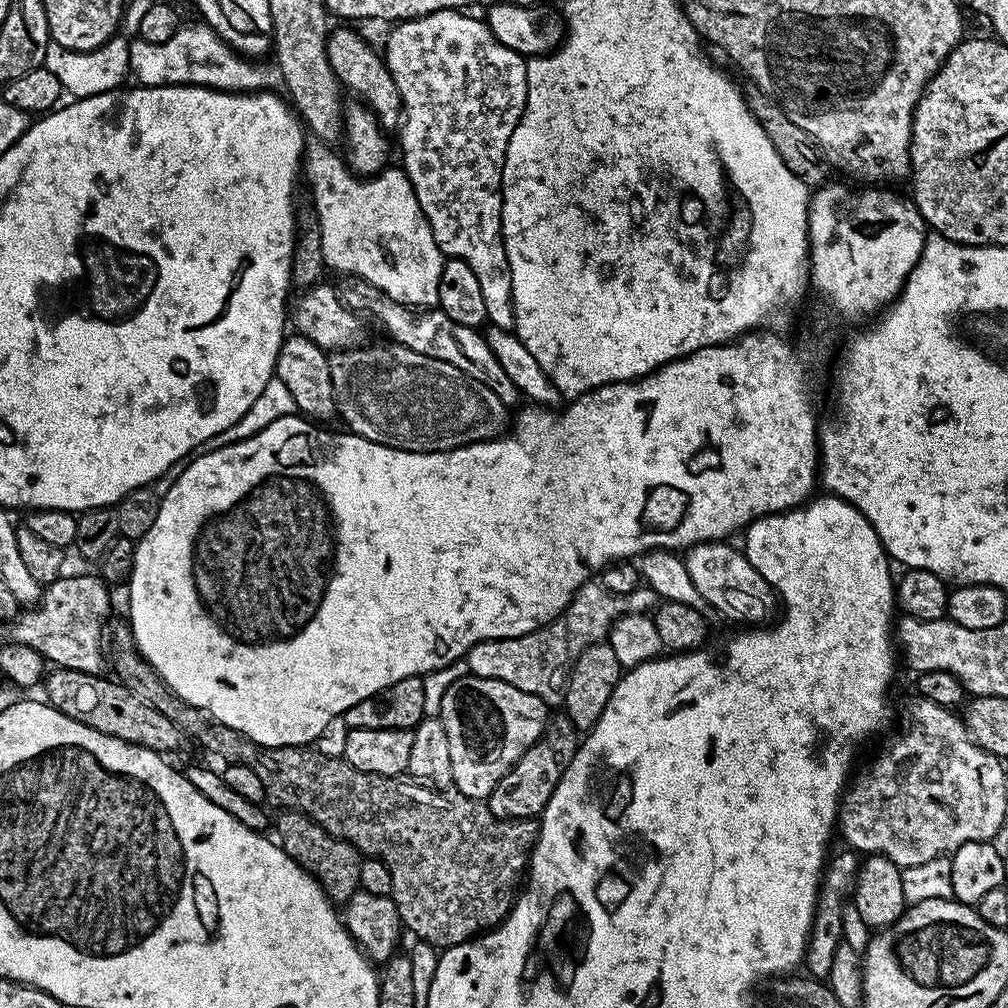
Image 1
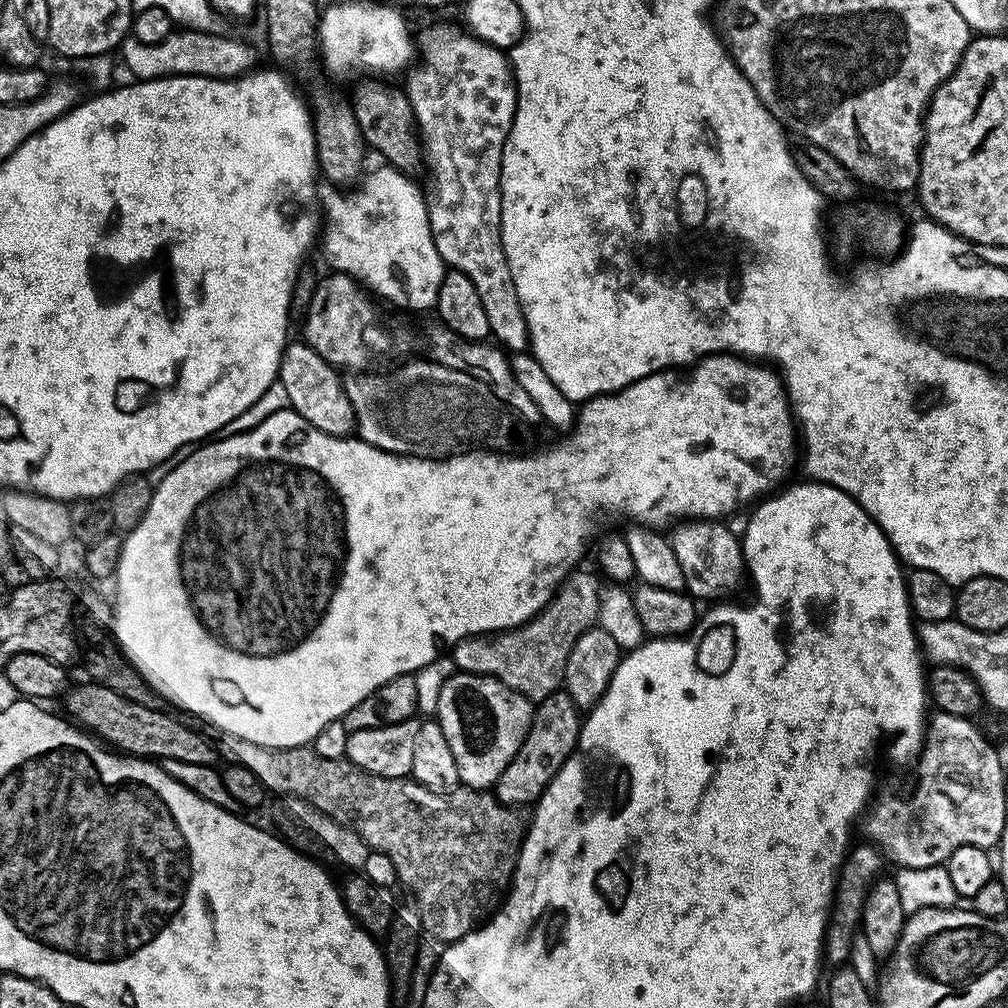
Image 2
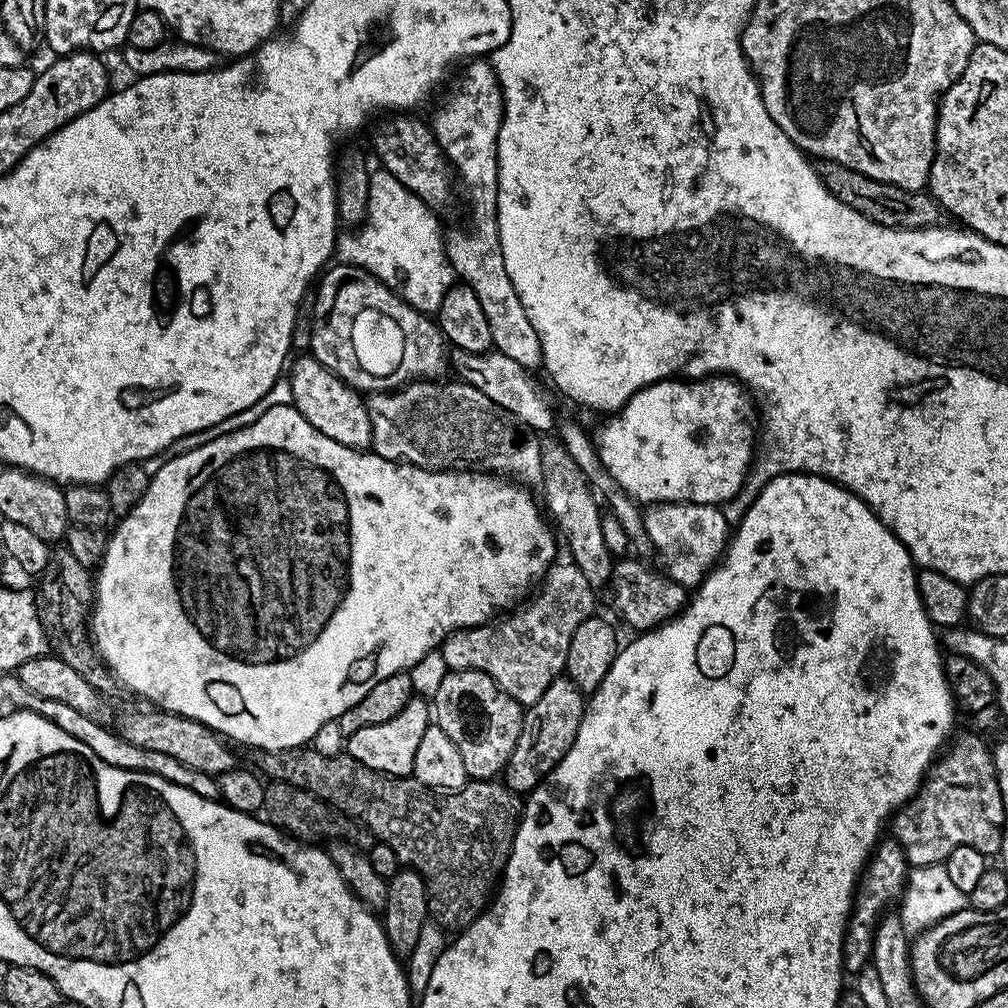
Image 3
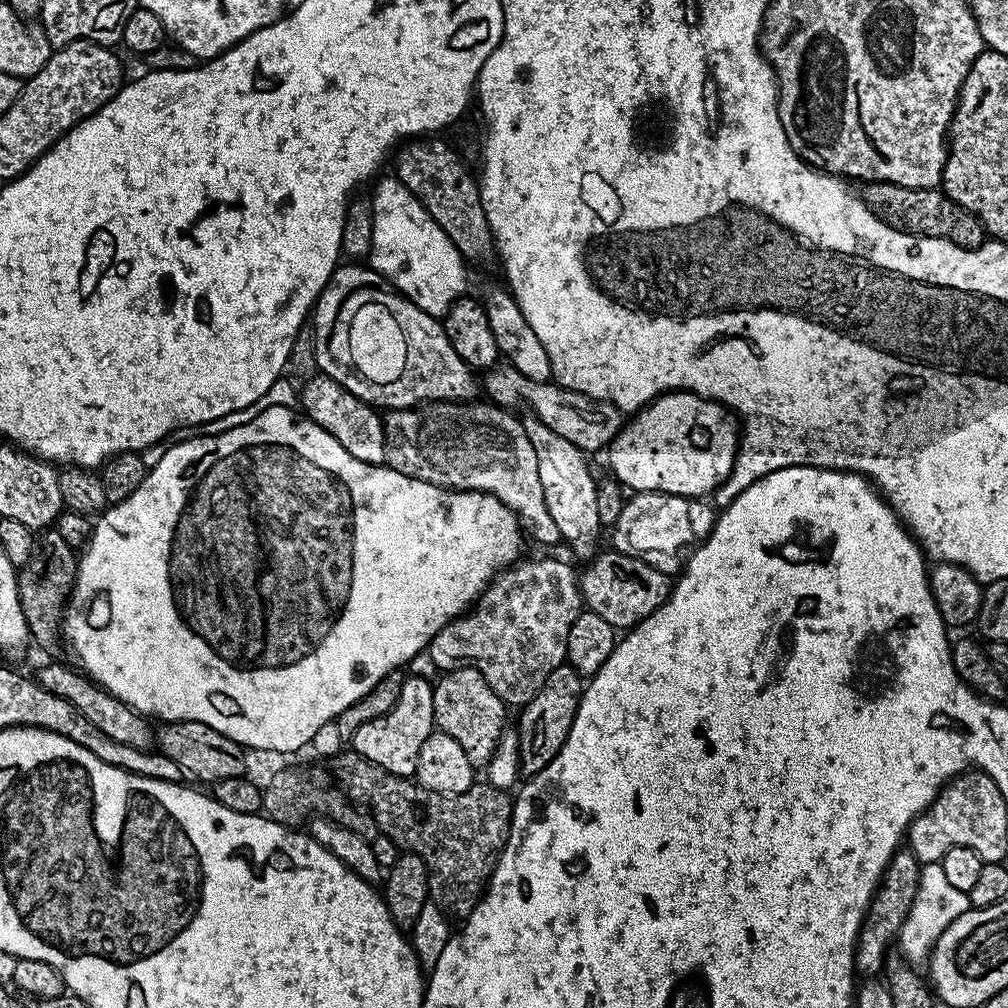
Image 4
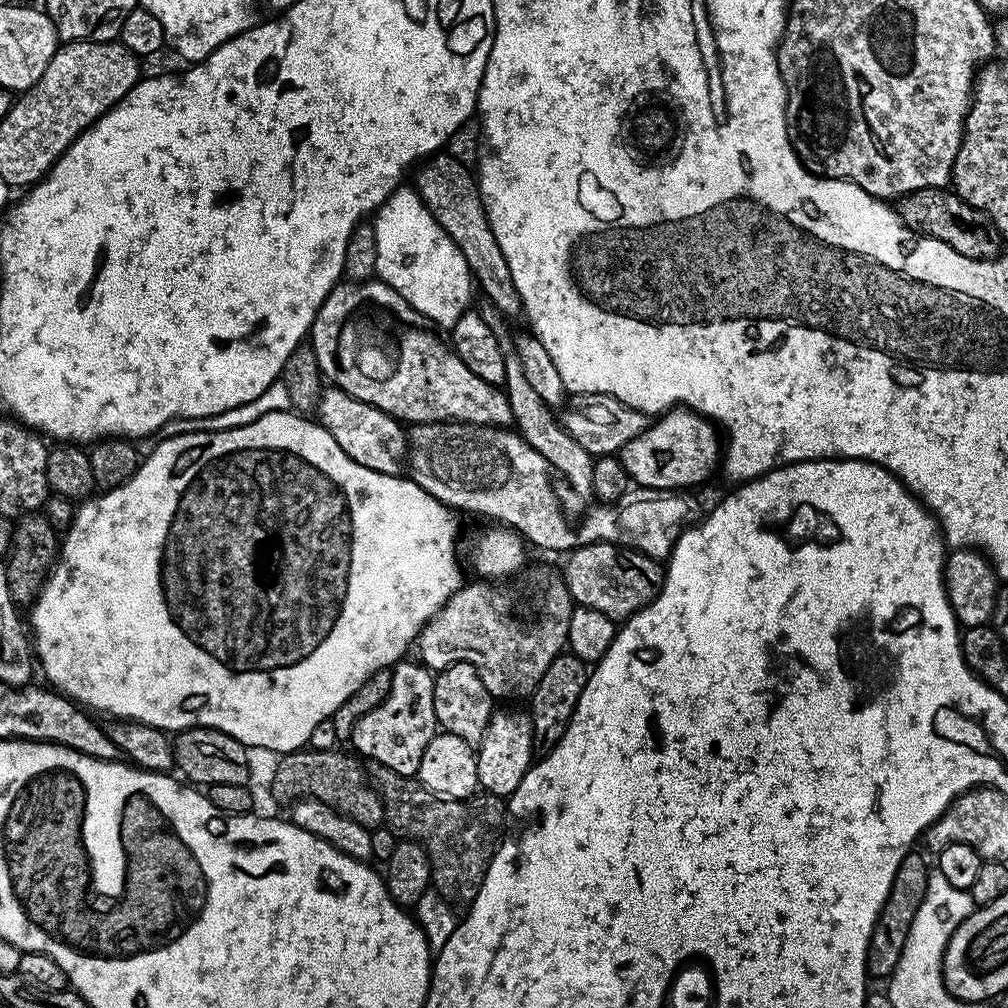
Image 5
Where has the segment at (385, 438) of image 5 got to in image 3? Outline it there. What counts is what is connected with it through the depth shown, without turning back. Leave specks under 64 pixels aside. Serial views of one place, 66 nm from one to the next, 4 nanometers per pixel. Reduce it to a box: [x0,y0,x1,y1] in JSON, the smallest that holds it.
[286,354,372,449]

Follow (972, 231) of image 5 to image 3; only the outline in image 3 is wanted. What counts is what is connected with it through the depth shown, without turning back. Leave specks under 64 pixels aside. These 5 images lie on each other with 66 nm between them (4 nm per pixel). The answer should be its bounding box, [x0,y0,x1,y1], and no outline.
[815,160,941,228]

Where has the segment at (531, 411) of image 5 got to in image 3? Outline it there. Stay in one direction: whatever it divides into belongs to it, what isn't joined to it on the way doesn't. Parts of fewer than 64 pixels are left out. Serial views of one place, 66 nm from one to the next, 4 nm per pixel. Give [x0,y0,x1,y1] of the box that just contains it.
[540,440,614,592]

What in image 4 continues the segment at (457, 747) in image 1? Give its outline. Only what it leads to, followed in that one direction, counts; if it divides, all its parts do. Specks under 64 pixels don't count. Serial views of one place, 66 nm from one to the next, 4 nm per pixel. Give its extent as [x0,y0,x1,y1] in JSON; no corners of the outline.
[432,666,506,766]

